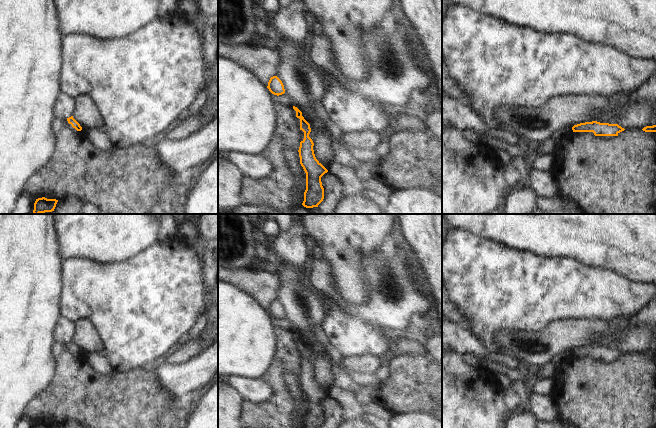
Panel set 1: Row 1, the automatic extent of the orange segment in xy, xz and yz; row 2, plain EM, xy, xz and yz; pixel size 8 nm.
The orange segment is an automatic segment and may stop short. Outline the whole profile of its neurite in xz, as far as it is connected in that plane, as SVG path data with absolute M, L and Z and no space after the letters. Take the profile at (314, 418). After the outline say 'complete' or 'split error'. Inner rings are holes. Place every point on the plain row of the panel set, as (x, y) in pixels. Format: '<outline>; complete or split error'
M295 330L296 341L300 343L300 354L304 356L304 363L300 366L299 381L300 388L306 397L306 414L302 428L320 428L324 423L324 412L321 401L328 394L316 383L313 370L314 367L309 361L311 356L310 348L302 340L302 336Z; complete

